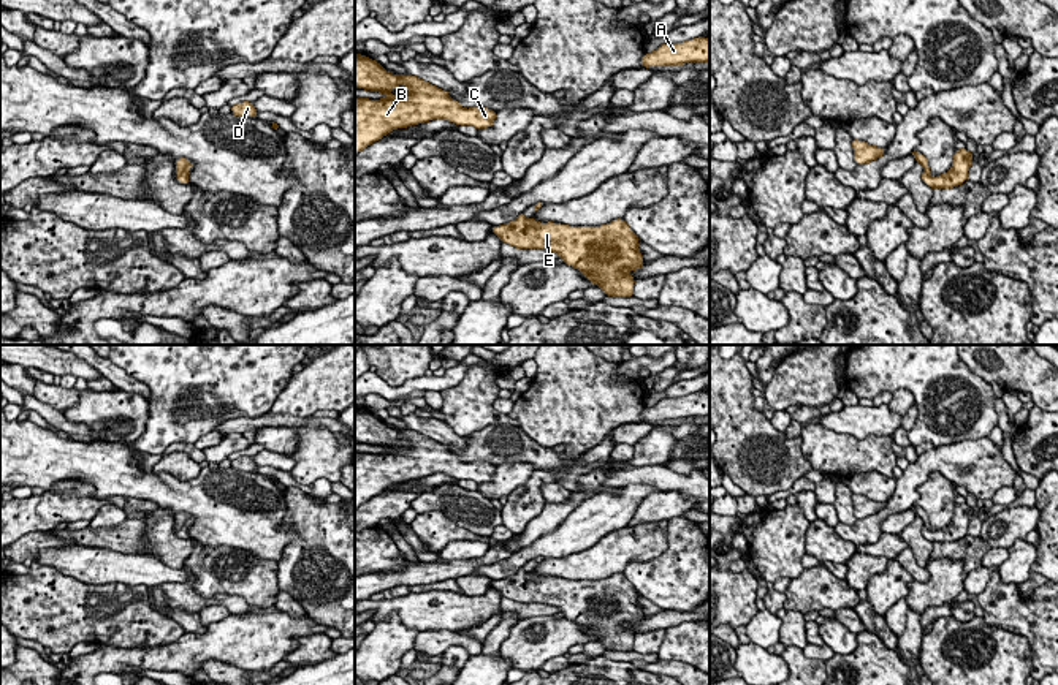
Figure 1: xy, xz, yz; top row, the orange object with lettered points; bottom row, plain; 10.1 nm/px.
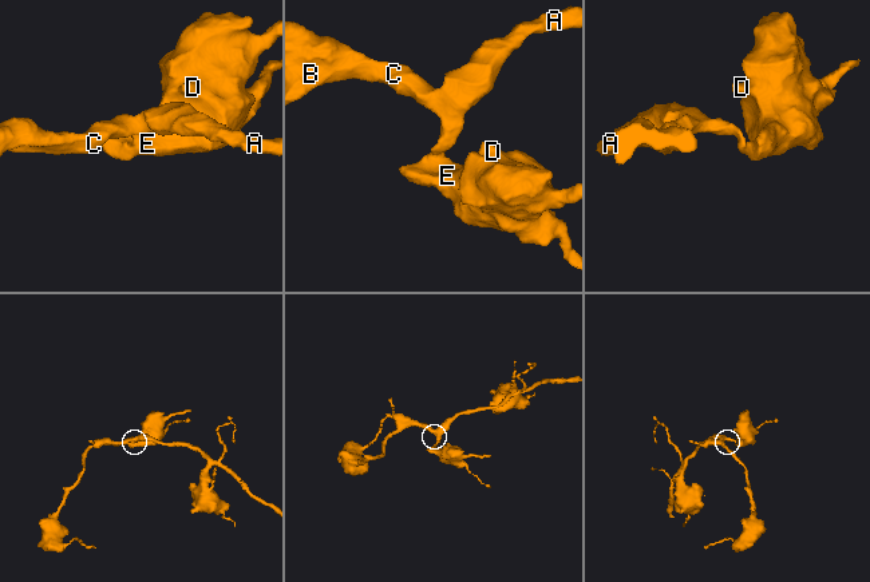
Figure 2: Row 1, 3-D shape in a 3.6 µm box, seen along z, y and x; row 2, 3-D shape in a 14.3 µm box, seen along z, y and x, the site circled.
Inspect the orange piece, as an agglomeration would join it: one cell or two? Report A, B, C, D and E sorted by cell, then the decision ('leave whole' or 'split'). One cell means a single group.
groups A B C D E; leave whole

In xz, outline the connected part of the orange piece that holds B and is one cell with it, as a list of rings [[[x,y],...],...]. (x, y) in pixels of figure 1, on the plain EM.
[[[355,408],[355,441],[386,452],[355,452],[355,509],[390,486],[445,473],[456,479],[489,483],[496,465],[461,462],[447,445],[412,429],[391,429],[375,414]]]

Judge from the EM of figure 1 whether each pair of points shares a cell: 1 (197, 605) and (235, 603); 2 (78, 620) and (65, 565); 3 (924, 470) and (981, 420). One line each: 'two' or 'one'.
1: one
2: two
3: two

